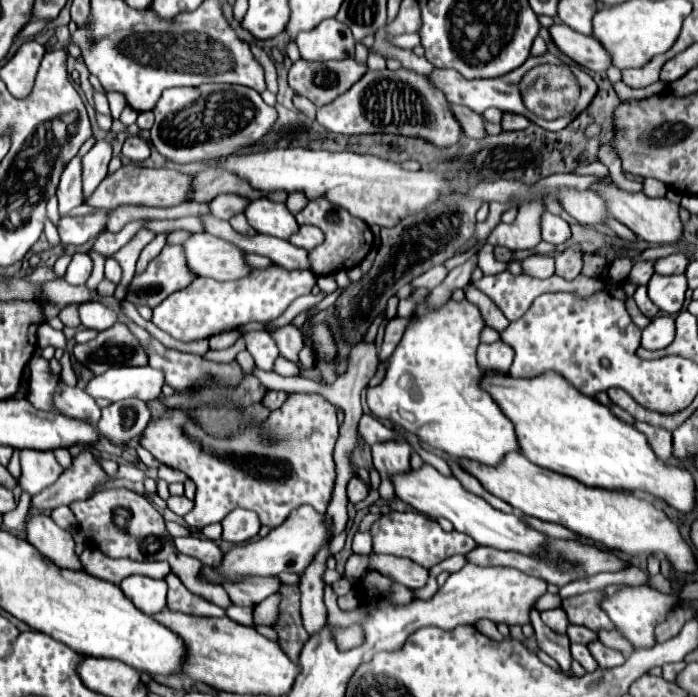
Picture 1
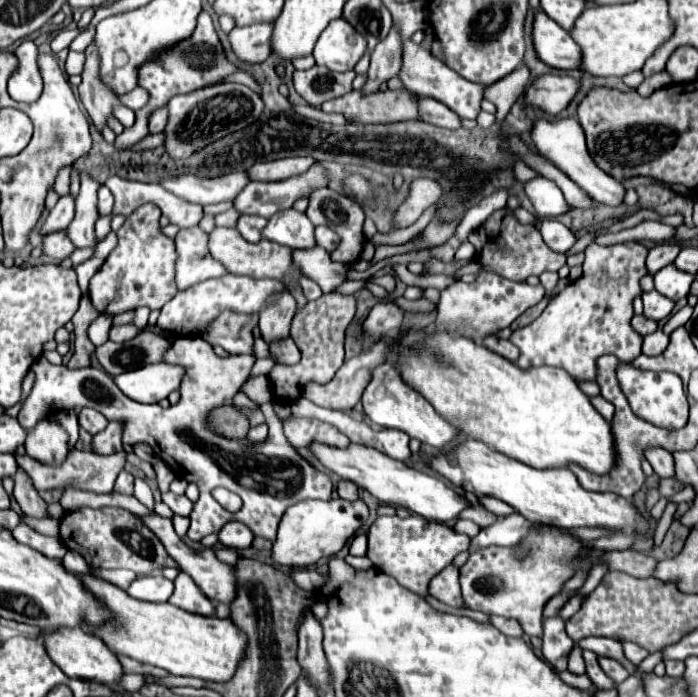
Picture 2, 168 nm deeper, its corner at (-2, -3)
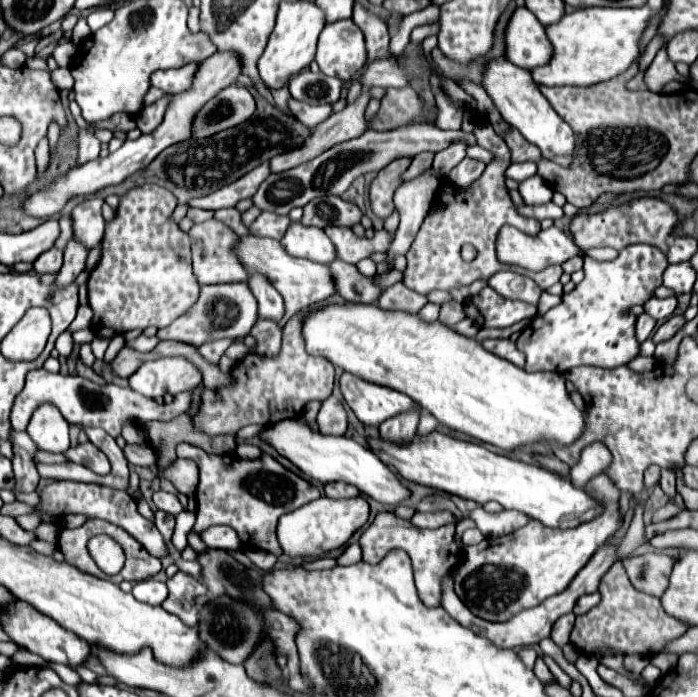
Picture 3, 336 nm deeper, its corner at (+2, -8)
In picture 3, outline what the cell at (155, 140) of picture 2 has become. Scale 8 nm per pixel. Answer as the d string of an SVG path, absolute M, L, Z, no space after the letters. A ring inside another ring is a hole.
M216 52L212 54L210 58L202 60L200 66L198 66L198 72L194 76L194 84L190 90L182 92L182 94L176 94L166 110L166 116L164 116L164 122L150 134L144 134L136 140L126 140L122 144L120 150L116 150L114 154L108 154L106 158L98 158L98 160L90 160L70 172L66 172L62 178L58 178L48 190L42 190L42 192L36 192L34 196L28 198L26 202L26 212L32 214L32 216L54 216L62 210L62 206L66 204L66 200L70 196L78 196L78 194L94 194L98 192L100 188L106 188L106 186L112 186L112 184L120 184L122 180L126 180L130 174L134 174L136 170L140 168L146 168L162 150L166 150L168 146L176 144L176 142L182 142L186 138L190 138L190 122L196 114L198 108L202 108L210 98L214 98L222 88L230 86L236 82L236 78L240 76L240 60L236 58L236 52Z

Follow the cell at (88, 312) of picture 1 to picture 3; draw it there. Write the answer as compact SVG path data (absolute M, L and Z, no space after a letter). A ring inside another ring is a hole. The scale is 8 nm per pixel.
M140 334L136 340L128 340L128 342L126 342L128 348L138 350L138 352L150 352L156 344L158 344L158 338L148 338L148 336L144 336L144 334Z

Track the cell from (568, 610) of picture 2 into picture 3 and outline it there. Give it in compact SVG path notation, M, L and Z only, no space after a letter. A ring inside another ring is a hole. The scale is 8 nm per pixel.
M598 592L586 594L586 596L582 596L582 598L576 602L574 614L584 614L584 612L588 612L590 608L594 608L598 602L600 602L600 594L598 594Z

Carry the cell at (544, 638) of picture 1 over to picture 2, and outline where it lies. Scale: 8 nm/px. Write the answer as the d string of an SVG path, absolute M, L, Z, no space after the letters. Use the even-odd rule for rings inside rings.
M560 617L544 619L544 659L558 671L566 671L568 655L574 647L574 641L564 631L564 621Z

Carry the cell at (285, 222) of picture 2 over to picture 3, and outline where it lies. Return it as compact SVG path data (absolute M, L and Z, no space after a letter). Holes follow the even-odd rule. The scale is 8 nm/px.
M292 222L284 238L280 240L280 244L286 248L290 256L308 258L320 264L332 262L336 258L334 246L324 234L324 230L314 228L314 226L304 226L302 222Z

